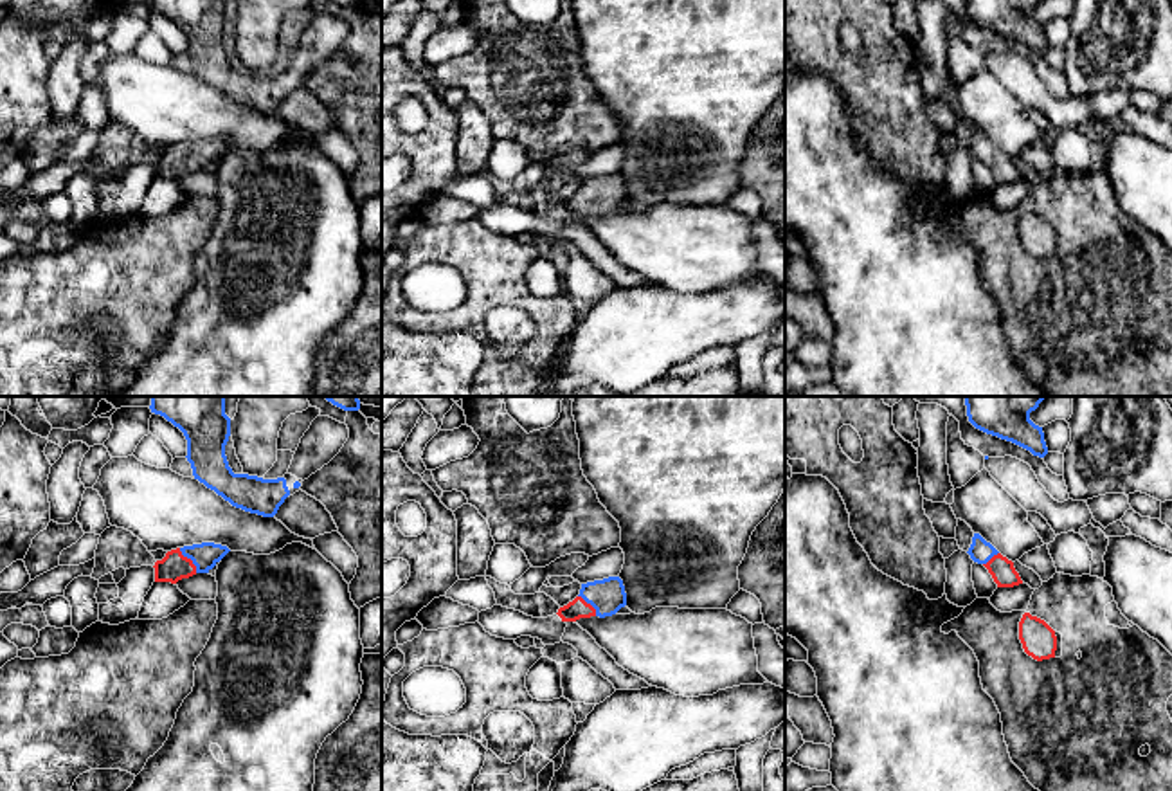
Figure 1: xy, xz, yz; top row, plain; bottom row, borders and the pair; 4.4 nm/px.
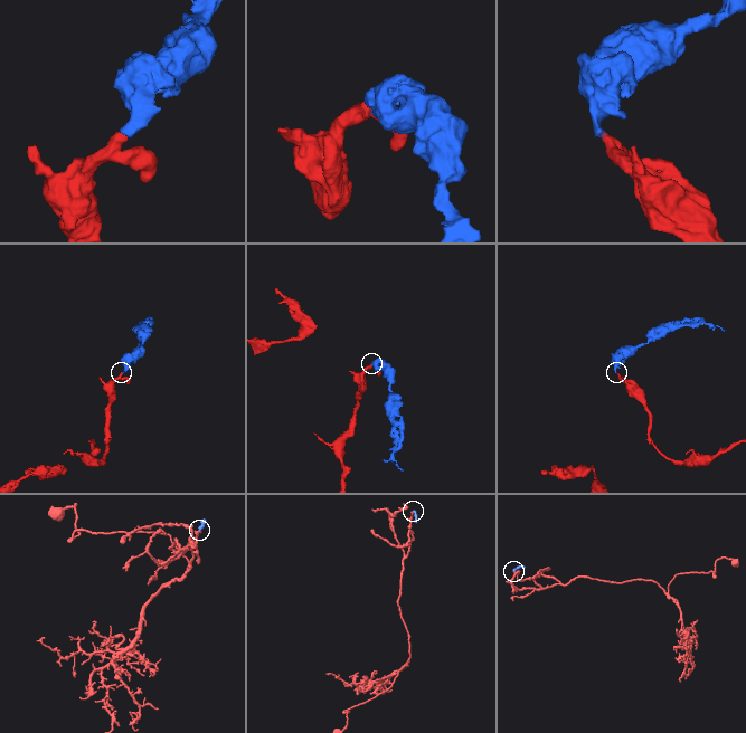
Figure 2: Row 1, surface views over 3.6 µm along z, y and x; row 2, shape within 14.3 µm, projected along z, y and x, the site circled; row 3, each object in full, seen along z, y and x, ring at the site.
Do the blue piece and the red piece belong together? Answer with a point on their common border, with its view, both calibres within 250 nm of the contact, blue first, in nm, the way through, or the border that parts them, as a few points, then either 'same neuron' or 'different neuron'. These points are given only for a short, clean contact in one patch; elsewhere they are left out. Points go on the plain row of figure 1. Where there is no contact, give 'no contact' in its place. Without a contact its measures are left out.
contact xy (189, 154); calibres 120 and 120 nm; way xy (204, 152), (189, 154), (173, 163); same neuron

